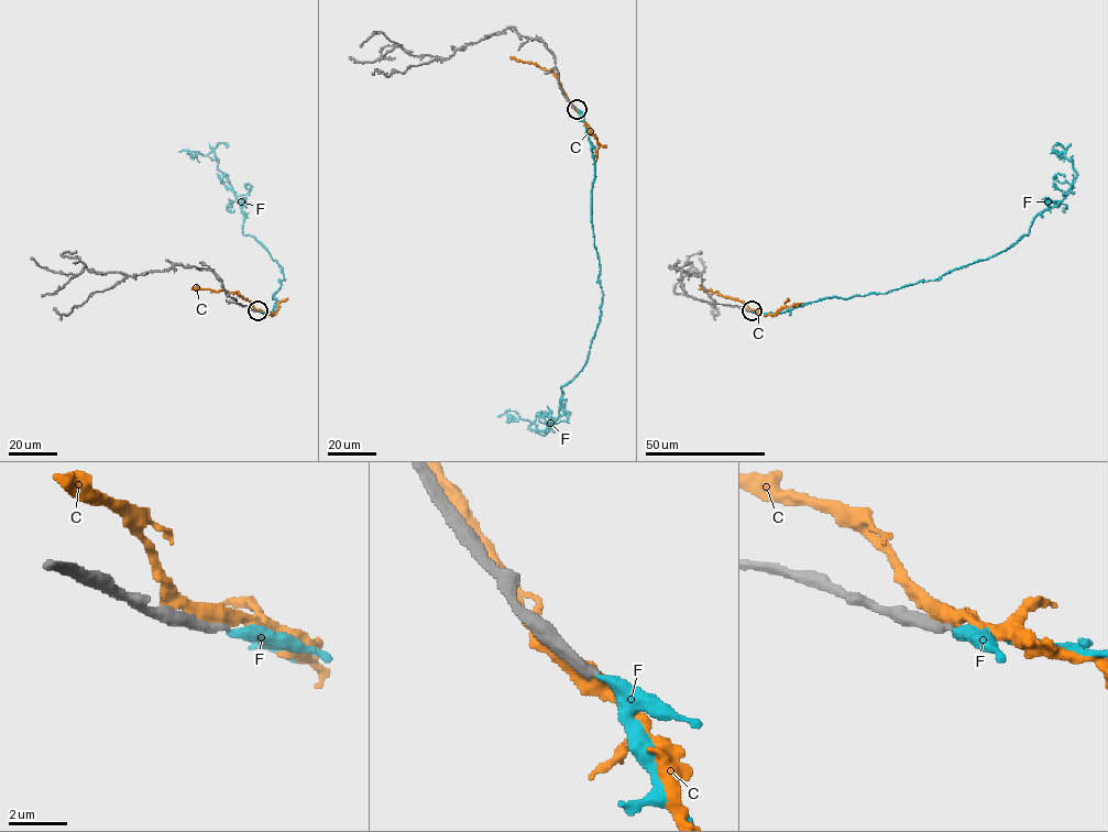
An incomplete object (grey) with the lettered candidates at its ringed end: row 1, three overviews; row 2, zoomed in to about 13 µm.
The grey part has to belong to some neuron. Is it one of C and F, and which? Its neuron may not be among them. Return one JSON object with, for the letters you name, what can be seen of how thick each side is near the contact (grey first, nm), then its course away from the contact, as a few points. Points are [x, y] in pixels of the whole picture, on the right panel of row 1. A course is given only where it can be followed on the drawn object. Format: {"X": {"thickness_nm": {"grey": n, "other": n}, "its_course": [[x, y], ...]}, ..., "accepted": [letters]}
{"accepted": []}

